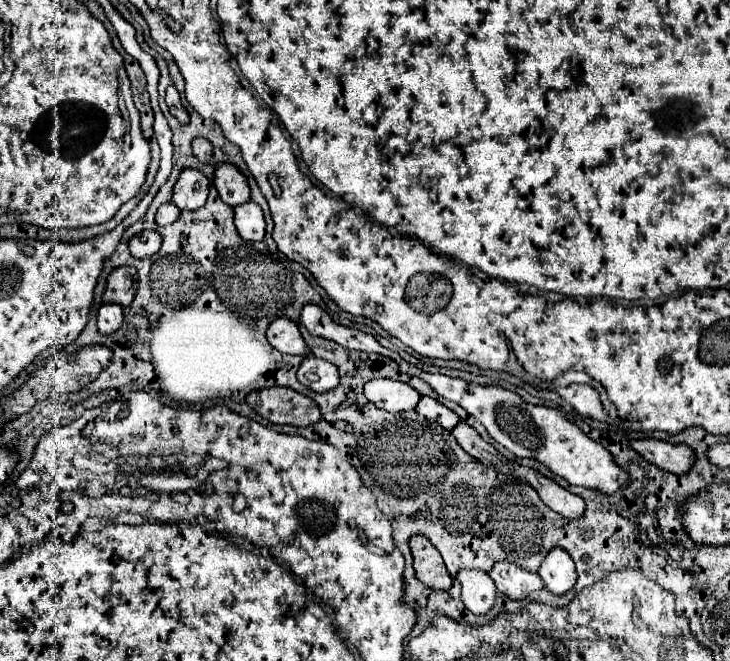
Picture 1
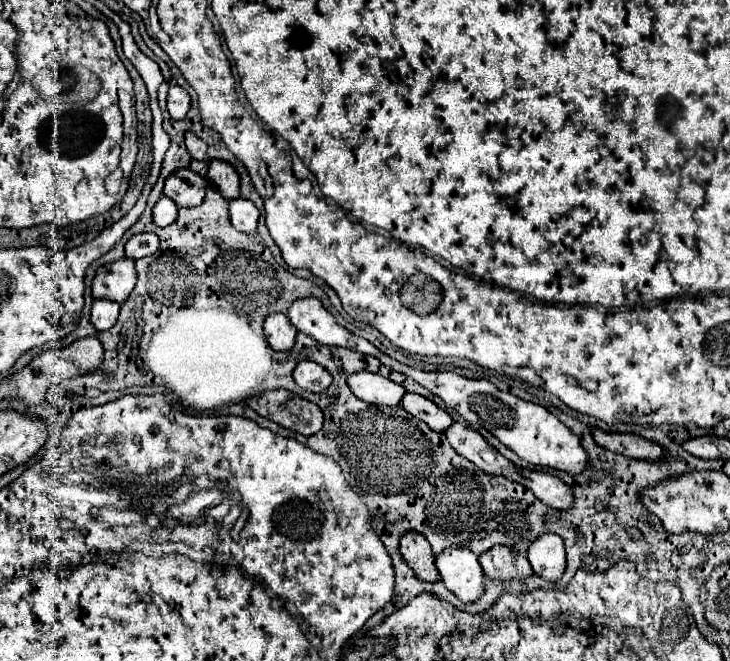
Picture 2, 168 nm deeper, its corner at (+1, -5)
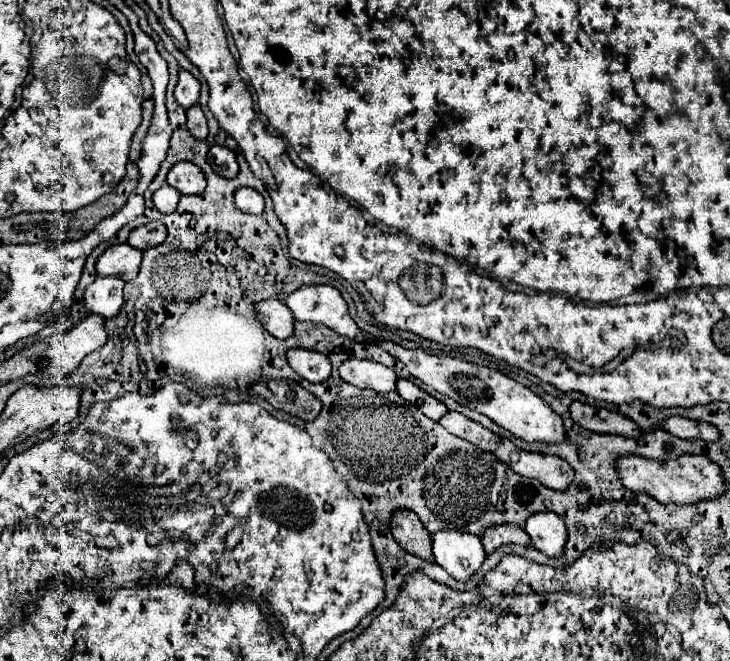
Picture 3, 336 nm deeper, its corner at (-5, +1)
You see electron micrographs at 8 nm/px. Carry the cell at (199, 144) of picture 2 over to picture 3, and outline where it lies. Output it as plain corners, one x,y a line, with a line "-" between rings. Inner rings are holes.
194,104
186,110
186,116
188,116
188,128
190,132
194,134
194,138
198,140
204,140
208,136
208,126
206,126
206,118
204,118
204,112
200,110
200,104

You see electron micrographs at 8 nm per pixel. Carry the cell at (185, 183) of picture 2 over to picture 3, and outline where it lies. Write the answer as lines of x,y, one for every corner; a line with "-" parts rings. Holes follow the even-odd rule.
176,162
170,168
166,182
180,194
202,194
206,188
206,178
202,170
192,162

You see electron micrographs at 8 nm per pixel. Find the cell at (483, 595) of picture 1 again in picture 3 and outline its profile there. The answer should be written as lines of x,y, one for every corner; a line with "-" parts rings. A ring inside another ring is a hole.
448,528
432,534
432,554
456,580
468,580
486,558
480,536

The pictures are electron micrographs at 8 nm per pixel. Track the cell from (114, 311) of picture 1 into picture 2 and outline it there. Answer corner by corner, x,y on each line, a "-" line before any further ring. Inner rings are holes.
94,300
90,322
94,324
98,332
110,330
116,324
118,314
120,314
120,304
110,302
110,300

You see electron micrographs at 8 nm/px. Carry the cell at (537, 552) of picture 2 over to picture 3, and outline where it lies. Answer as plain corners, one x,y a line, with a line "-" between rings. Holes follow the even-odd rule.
536,512
526,518
524,530
528,532
532,544
546,556
560,556
568,540
564,520
554,512

